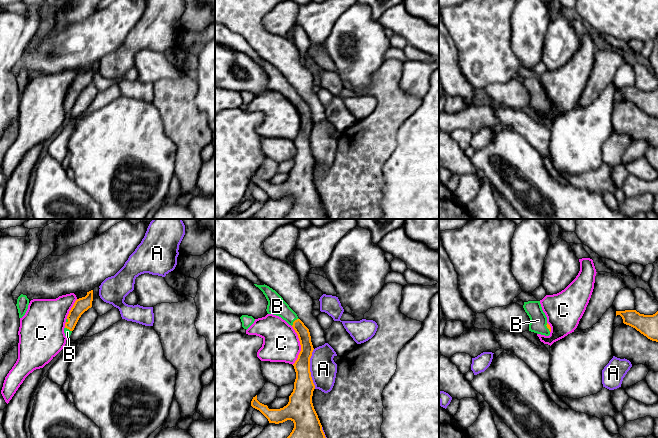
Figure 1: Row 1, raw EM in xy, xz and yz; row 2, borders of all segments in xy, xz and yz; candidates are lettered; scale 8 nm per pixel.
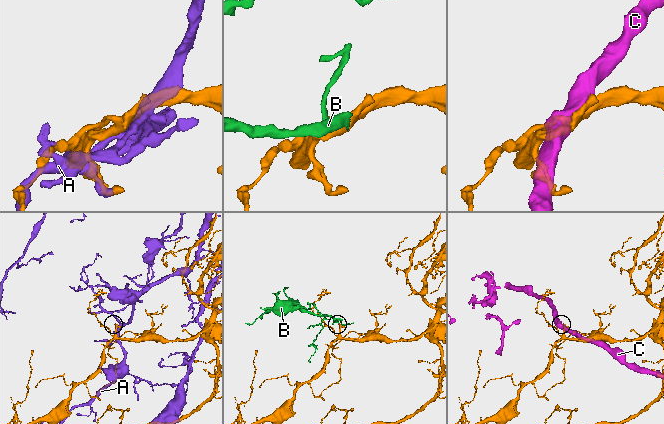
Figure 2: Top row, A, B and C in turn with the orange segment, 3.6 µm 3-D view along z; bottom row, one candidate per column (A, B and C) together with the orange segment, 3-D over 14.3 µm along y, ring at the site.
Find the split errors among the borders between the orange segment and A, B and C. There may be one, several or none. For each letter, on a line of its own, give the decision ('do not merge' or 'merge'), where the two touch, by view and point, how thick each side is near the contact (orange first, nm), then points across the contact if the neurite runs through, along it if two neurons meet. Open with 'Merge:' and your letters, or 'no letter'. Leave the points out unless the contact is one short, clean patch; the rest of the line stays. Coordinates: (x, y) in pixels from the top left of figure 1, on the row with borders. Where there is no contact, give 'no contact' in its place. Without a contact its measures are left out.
Merge: B
A: do not merge | xz (309, 369) | 180/220 nm
B: merge | xz (294, 321) | 100/150 nm | across xz (302, 331), (294, 321), (277, 306)
C: do not merge | xz (300, 344) | 130/280 nm

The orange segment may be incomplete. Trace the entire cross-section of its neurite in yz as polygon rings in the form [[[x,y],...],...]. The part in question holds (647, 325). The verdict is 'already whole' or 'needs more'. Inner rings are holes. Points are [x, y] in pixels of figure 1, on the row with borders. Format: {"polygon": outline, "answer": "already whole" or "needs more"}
{"polygon": [[[636,310],[616,311],[623,323],[635,328],[652,341],[658,342],[658,311],[653,315],[640,314]]], "answer": "already whole"}

